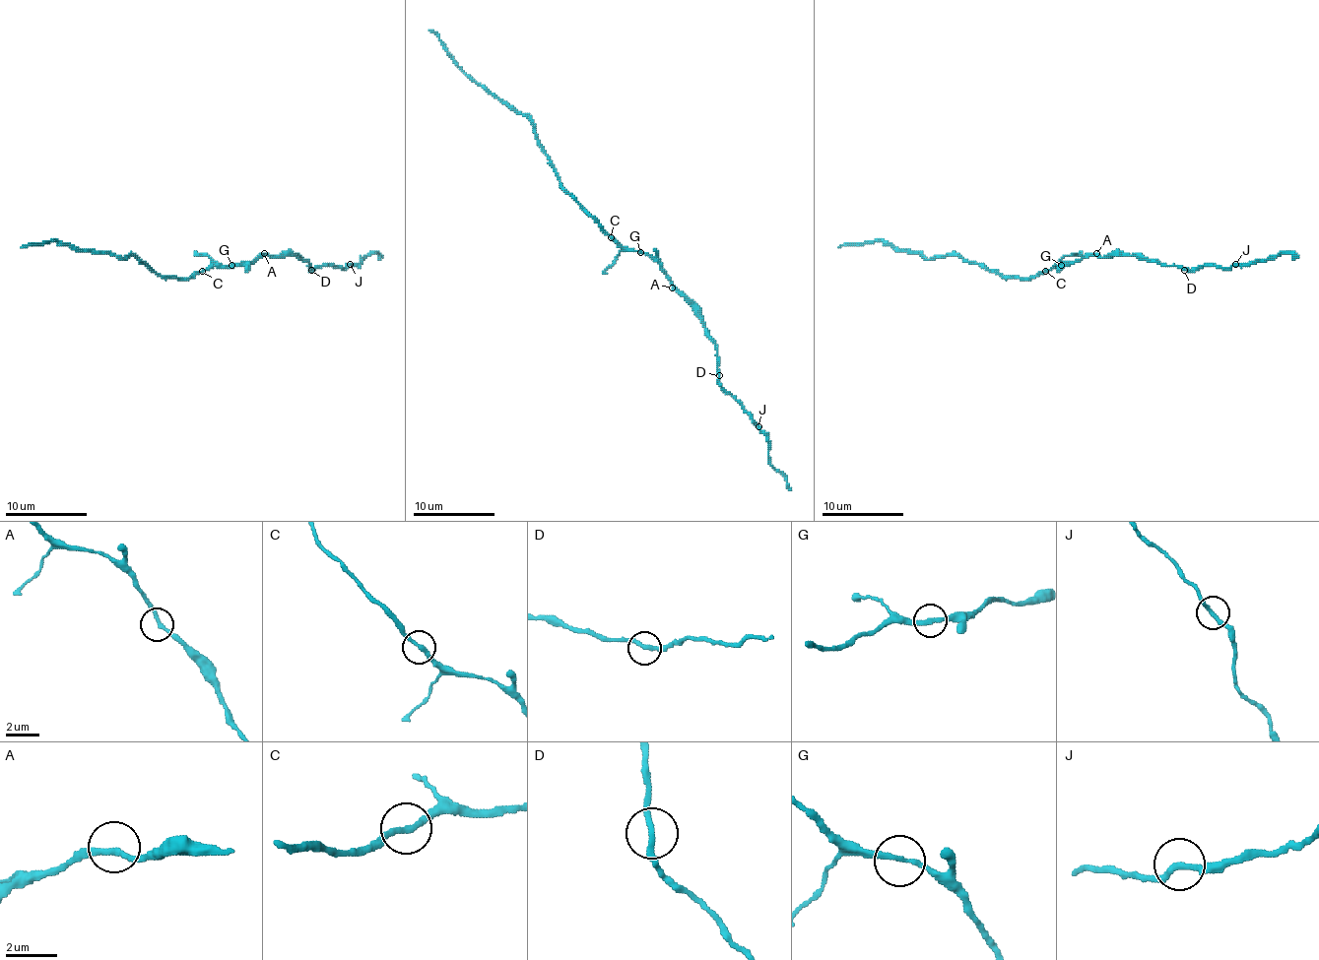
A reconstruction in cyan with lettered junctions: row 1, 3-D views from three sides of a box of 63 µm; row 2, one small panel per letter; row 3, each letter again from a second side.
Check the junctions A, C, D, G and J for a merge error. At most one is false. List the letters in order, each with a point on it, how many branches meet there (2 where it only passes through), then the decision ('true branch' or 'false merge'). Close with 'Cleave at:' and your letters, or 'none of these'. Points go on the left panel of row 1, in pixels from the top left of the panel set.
A: (264, 253) | 2 | true branch
C: (202, 271) | 2 | true branch
D: (311, 270) | 2 | true branch
G: (231, 265) | 2 | true branch
J: (350, 264) | 2 | true branch
Cleave at: none of these

